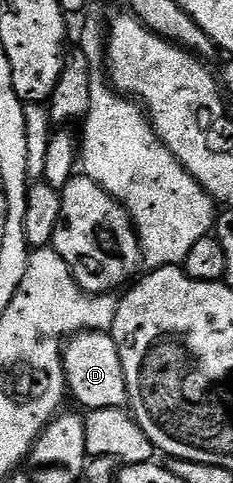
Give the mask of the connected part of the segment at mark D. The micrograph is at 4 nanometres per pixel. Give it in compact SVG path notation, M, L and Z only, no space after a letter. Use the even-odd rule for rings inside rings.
M85 330L72 335L63 346L65 384L71 398L86 411L122 409L128 403L129 389L123 372L123 360L115 348L112 333L104 330Z

